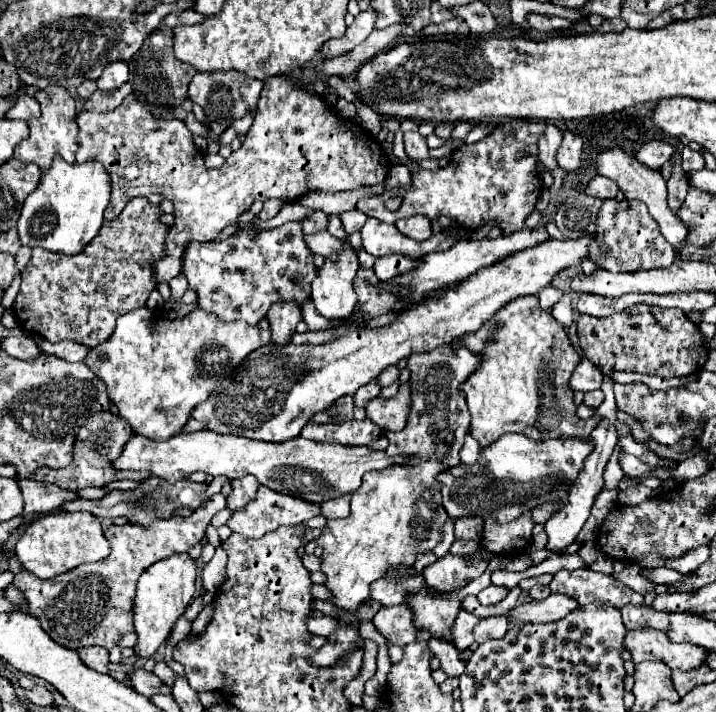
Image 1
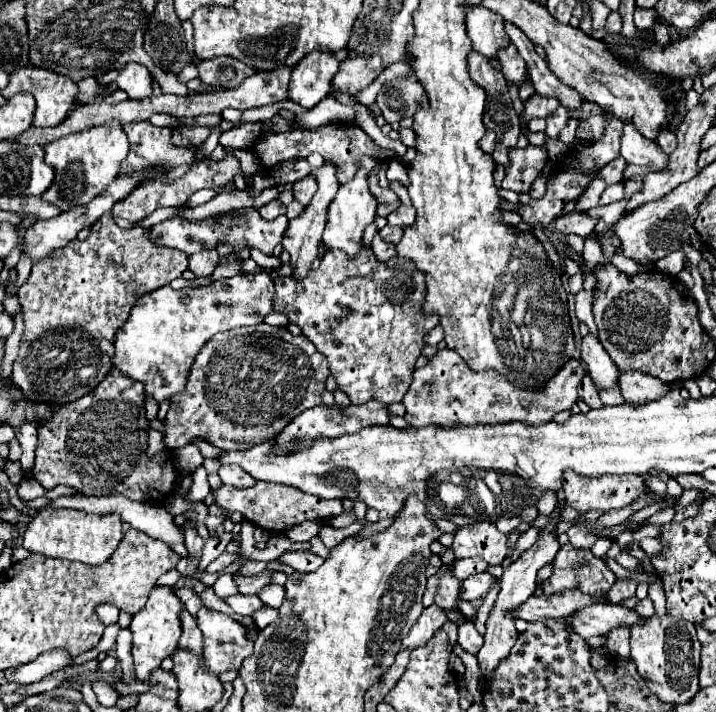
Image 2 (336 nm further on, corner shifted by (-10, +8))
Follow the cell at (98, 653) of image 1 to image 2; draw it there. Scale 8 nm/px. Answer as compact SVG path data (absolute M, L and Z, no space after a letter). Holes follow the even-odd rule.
M50 650L48 654L42 654L40 658L28 662L24 666L6 670L6 680L18 682L18 684L32 684L60 668L66 668L70 662L72 662L72 656L66 654L66 650Z

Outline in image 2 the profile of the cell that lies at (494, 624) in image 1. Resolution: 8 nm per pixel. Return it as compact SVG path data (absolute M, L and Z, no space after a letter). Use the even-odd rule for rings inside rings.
M446 564L446 572L442 574L438 590L436 590L436 596L434 596L434 604L438 604L444 610L456 610L456 602L460 600L458 598L460 580L450 574L450 566L452 564Z

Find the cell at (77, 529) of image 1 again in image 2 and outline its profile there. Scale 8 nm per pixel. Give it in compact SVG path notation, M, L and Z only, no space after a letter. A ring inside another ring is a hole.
M44 508L28 524L22 546L34 554L44 554L50 558L64 558L72 562L76 560L76 562L84 562L90 566L98 566L98 564L104 564L112 556L122 536L124 536L122 520L118 518L118 514L98 516L98 514L86 514L82 510L52 512Z

